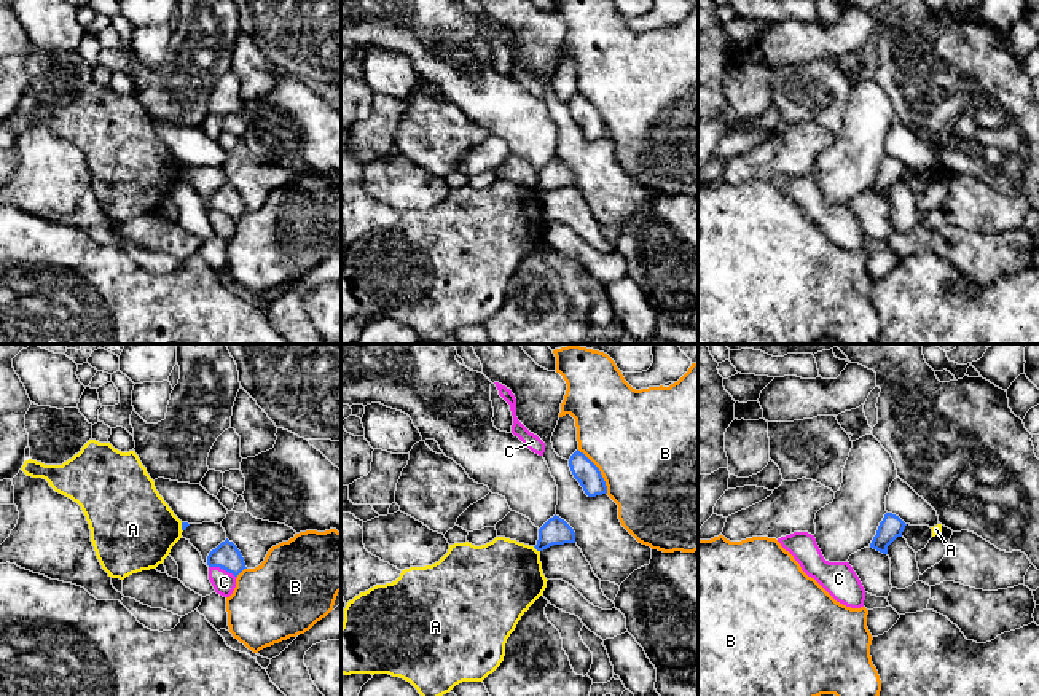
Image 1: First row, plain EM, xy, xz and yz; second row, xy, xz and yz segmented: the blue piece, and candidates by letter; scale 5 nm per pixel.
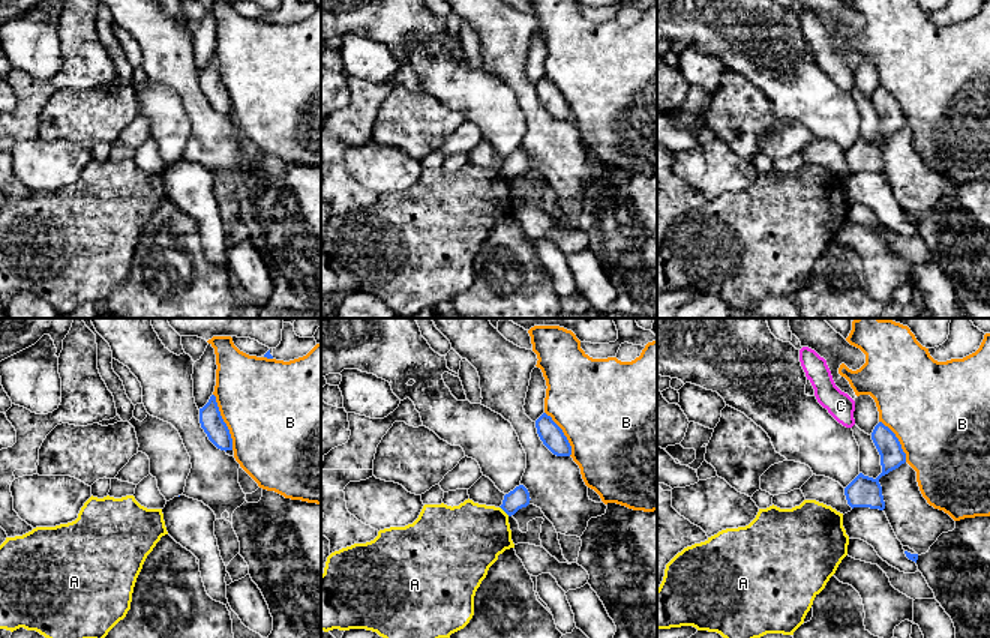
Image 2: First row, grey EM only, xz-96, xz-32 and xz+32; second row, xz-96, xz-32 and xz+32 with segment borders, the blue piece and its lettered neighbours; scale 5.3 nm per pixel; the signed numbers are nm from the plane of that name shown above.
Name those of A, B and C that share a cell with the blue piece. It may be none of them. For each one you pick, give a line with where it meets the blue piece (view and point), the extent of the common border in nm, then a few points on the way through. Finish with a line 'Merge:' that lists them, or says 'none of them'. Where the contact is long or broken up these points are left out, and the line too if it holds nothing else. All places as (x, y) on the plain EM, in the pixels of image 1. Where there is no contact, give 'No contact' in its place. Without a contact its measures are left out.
Merge: none of them

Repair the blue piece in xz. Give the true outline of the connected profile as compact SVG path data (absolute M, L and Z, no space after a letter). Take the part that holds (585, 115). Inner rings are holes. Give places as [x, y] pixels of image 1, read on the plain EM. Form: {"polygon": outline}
{"polygon": "M578 92L570 99L569 110L588 140L607 137L599 111Z"}

